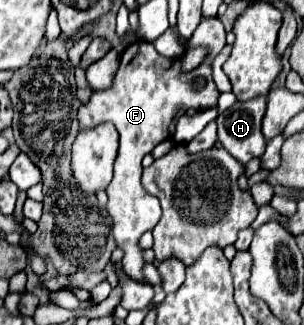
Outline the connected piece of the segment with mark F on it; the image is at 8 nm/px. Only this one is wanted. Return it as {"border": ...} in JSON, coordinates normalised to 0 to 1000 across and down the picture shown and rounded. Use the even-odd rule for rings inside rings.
{"border":[[[668,52],[655,83],[641,89],[641,102],[622,120],[595,114],[576,77],[563,83],[563,95],[582,108],[602,157],[648,151],[648,145],[681,151],[681,175],[655,206],[641,206],[628,218],[602,218],[595,212],[602,169],[582,182],[556,182],[556,175],[523,169],[497,132],[444,126],[405,157],[398,206],[378,231],[365,274],[306,286],[293,298],[293,311],[266,317],[266,329],[253,342],[260,397],[299,397],[299,391],[319,391],[345,372],[365,372],[391,403],[391,477],[378,495],[372,557],[352,575],[352,600],[359,600],[352,649],[372,674],[365,711],[385,742],[385,760],[405,766],[405,778],[411,778],[405,803],[398,803],[411,834],[424,834],[424,846],[438,846],[444,858],[470,858],[470,865],[477,865],[477,852],[464,840],[470,791],[464,791],[464,760],[451,754],[451,742],[477,711],[497,711],[516,692],[516,680],[530,674],[530,631],[523,631],[516,606],[477,594],[477,582],[464,575],[464,526],[470,526],[464,489],[490,465],[503,465],[503,452],[516,440],[530,440],[569,415],[582,366],[595,354],[609,354],[615,335],[674,342],[688,329],[707,329],[714,305],[727,292],[701,237],[688,237],[701,182],[740,145],[740,83],[734,83],[727,58],[720,52]],[[648,231],[681,243],[681,262],[655,280],[641,280],[628,268],[628,249]]]}

